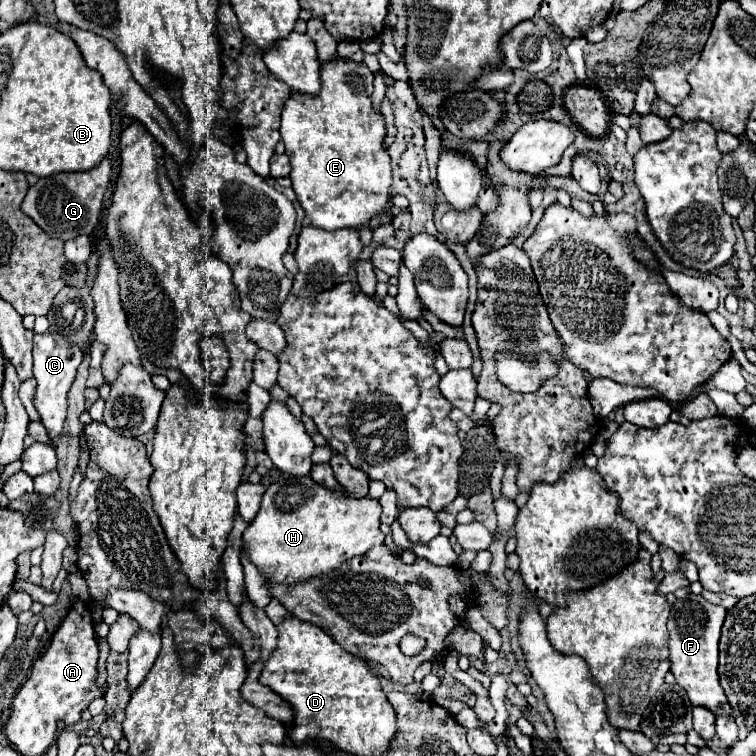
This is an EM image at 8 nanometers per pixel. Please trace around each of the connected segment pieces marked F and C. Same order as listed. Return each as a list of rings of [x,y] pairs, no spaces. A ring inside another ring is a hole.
[[[688,594],[682,600],[672,604],[672,612],[668,618],[668,632],[670,632],[670,672],[674,674],[676,682],[688,692],[688,698],[694,706],[708,708],[716,716],[730,716],[730,704],[724,700],[724,690],[718,682],[718,640],[720,628],[724,624],[726,608],[714,606],[698,594]]]
[[[44,332],[34,336],[34,378],[38,382],[34,392],[34,406],[40,414],[40,422],[48,430],[48,438],[56,440],[62,434],[62,424],[66,418],[66,394],[76,378],[76,368],[80,366],[84,354],[76,344],[70,344],[58,332]]]

